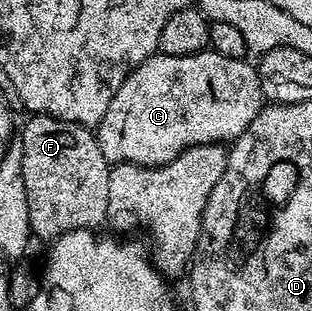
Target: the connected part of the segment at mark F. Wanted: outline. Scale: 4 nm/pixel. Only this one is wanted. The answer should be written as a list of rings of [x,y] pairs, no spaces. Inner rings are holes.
[[[37,114],[29,117],[28,127],[21,132],[18,138],[18,144],[22,148],[22,160],[20,161],[20,175],[22,176],[22,184],[26,192],[26,208],[28,209],[28,229],[33,235],[36,234],[40,238],[48,238],[47,240],[55,240],[64,234],[70,233],[71,230],[91,230],[95,231],[96,226],[105,225],[108,217],[108,200],[107,200],[107,180],[110,164],[102,156],[102,148],[98,144],[95,133],[87,126],[79,126],[73,122],[67,122],[61,118],[52,118],[49,114]]]

